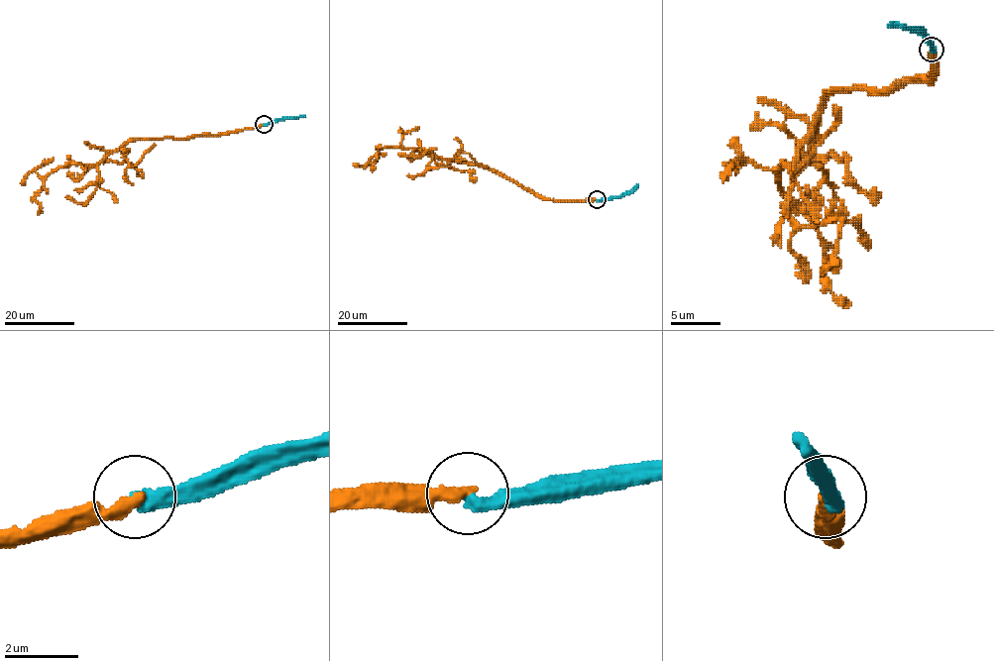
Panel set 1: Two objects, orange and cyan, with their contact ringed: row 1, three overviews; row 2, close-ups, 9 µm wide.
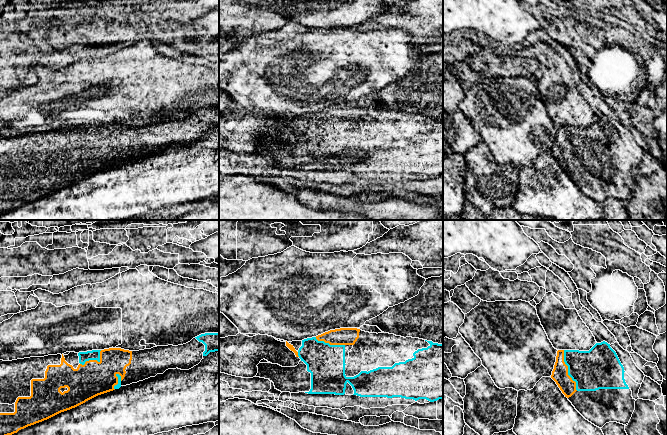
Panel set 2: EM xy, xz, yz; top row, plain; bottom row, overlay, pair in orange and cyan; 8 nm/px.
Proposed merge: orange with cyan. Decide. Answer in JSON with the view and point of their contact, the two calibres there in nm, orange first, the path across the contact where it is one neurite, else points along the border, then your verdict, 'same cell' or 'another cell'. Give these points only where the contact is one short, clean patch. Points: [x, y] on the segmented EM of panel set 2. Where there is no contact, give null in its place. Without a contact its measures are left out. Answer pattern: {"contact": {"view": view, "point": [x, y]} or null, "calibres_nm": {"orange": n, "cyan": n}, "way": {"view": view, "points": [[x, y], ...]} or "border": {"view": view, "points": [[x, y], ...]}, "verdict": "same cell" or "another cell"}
{"contact": {"view": "yz", "point": [567, 370]}, "calibres_nm": {"orange": 130, "cyan": 320}, "verdict": "same cell"}

